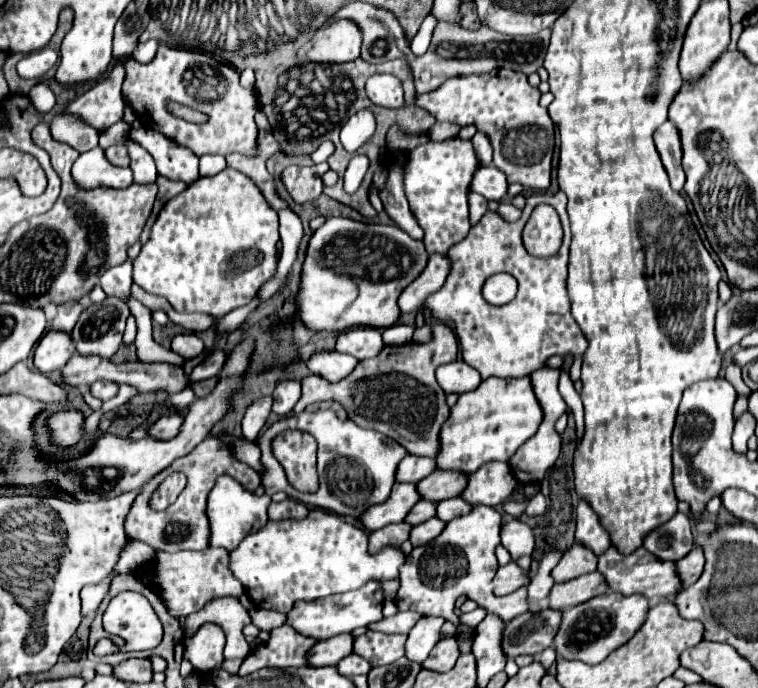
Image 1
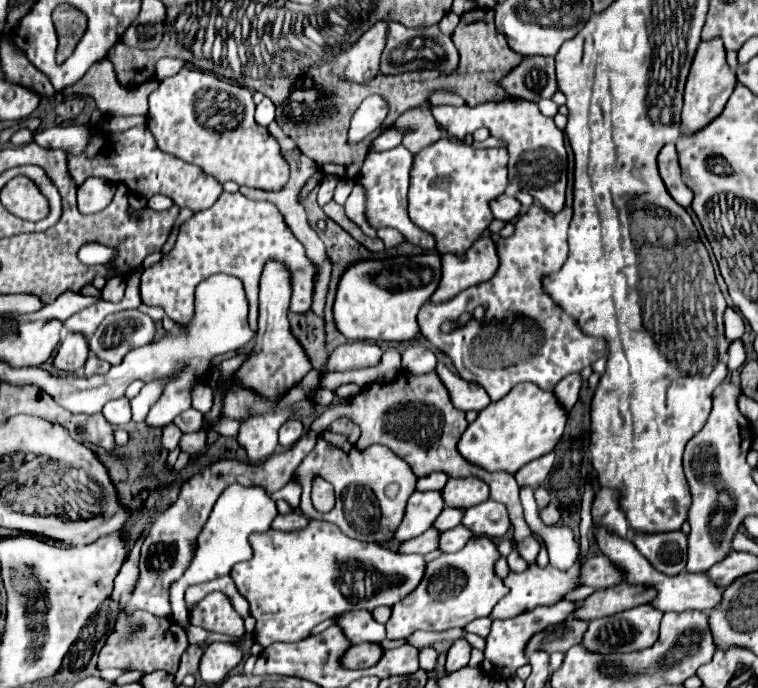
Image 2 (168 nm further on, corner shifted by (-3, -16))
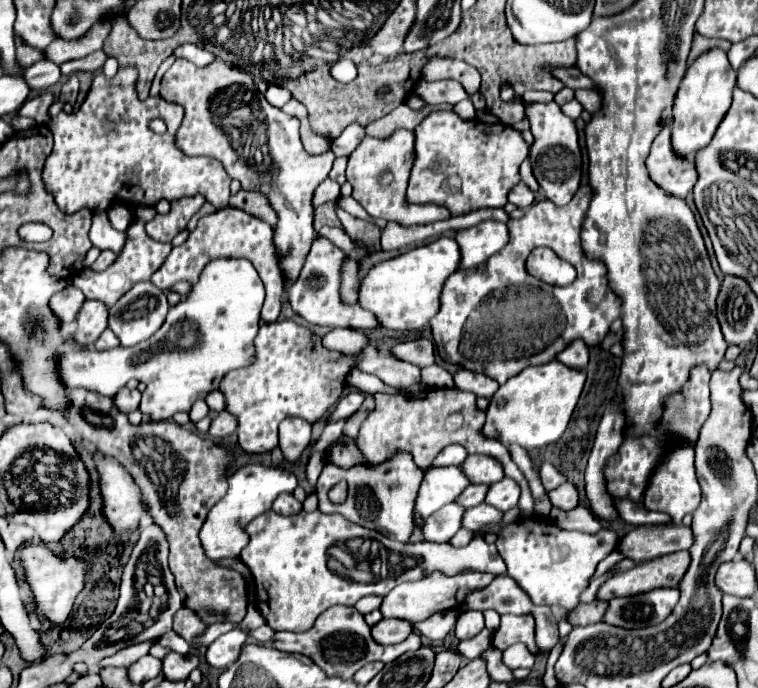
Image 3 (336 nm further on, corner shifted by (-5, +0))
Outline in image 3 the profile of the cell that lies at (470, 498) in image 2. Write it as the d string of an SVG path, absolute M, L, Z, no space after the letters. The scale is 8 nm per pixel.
M484 454L468 456L466 462L462 464L462 470L472 484L490 486L490 484L496 484L504 478L502 464L498 460L494 460L492 456L484 456Z

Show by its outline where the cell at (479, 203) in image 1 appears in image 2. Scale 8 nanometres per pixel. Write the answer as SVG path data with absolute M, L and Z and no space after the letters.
M480 236L462 258L442 256L442 278L430 302L446 302L462 290L486 282L498 270L498 256L490 236Z

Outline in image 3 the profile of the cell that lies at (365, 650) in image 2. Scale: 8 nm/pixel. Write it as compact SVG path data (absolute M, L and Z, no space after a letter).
M384 618L372 626L372 636L378 644L398 644L412 634L412 622L400 618Z

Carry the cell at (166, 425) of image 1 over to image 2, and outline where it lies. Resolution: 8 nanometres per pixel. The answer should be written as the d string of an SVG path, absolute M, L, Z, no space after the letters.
M194 432L194 434L182 434L180 442L178 442L178 448L180 452L188 452L188 454L194 454L198 452L206 442L206 434L202 432Z

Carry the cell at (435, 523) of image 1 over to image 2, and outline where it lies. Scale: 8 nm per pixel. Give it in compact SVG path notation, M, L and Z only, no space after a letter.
M464 526L446 530L446 532L442 532L442 536L438 540L438 550L442 550L442 552L458 552L470 538L472 538L472 532L466 530Z

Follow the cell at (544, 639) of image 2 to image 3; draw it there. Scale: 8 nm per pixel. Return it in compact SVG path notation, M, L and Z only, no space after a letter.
M594 600L594 602L590 602L590 604L578 604L578 606L568 614L568 620L570 620L572 626L596 624L596 622L602 622L606 610L608 610L608 602L604 602L604 600Z

